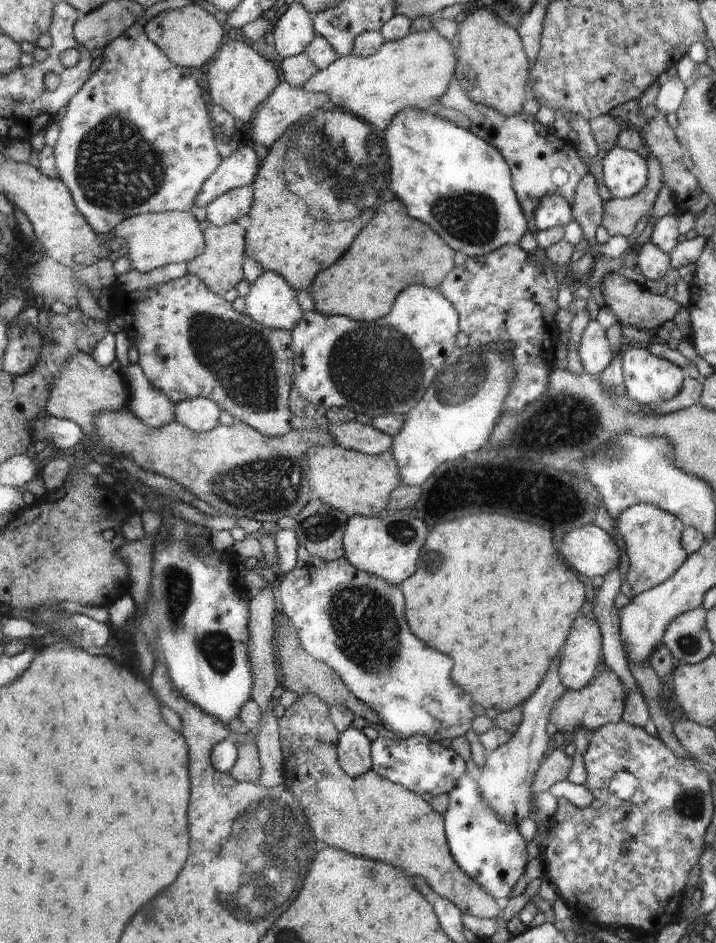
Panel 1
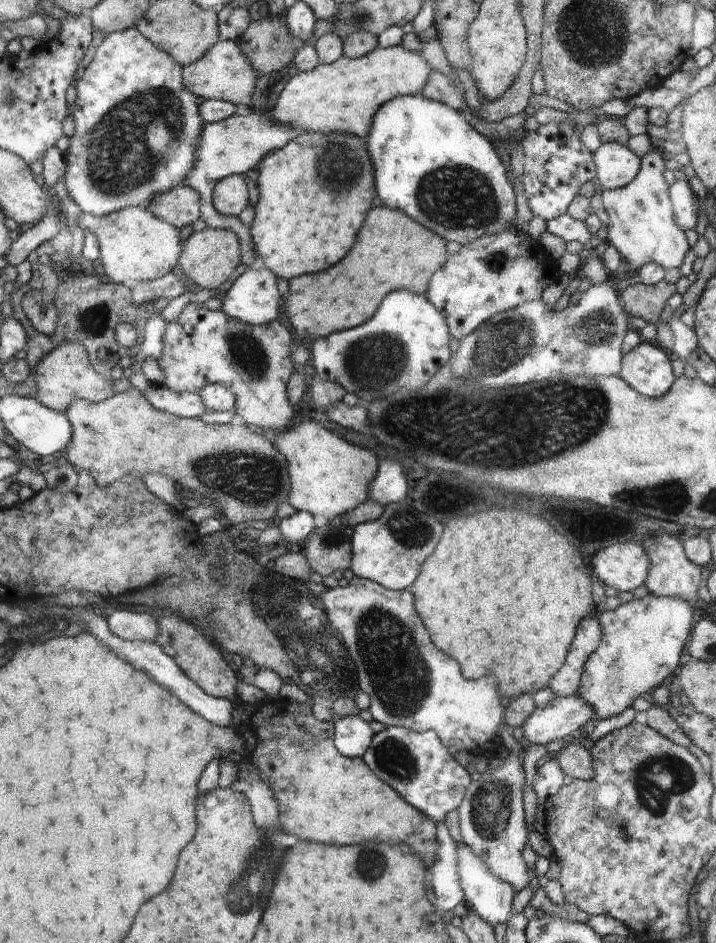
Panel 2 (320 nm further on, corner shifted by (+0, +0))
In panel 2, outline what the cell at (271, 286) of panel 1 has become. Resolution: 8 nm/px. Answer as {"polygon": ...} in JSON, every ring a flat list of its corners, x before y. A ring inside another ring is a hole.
{"polygon":[[248,269,234,280,222,302,222,311,230,318,255,326,273,323,282,300,270,270]]}

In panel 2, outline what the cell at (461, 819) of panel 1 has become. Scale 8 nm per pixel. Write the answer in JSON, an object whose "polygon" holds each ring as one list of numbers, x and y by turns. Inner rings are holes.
{"polygon":[[465,843,456,844,456,872,458,872,464,900,471,910,493,927,507,923,510,919,510,910,512,910,512,898,514,898,512,884,490,874,488,866]]}

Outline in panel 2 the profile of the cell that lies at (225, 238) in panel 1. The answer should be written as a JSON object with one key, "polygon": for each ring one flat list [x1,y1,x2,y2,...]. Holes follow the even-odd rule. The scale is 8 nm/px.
{"polygon":[[206,227,194,233,184,243,182,258,178,260,179,269,190,282,201,289,218,289,224,284,240,264,240,242,232,230]]}

